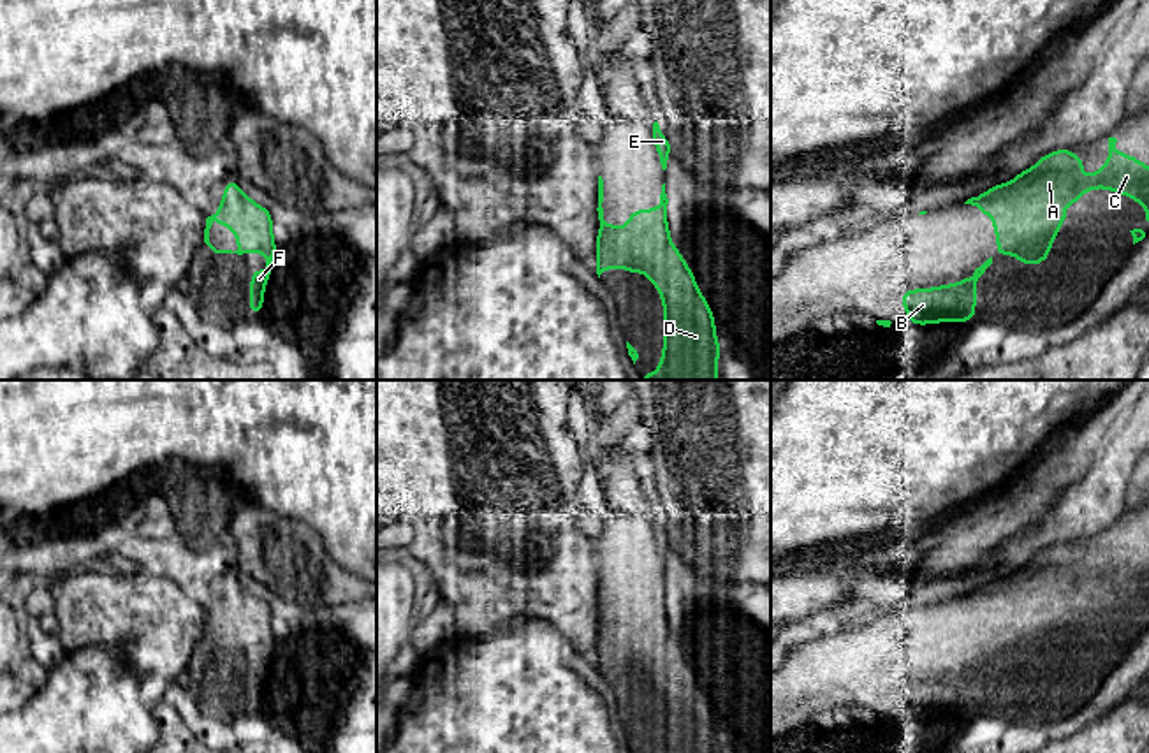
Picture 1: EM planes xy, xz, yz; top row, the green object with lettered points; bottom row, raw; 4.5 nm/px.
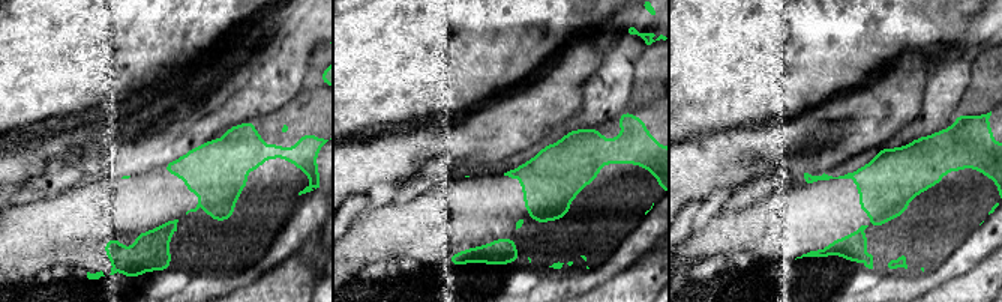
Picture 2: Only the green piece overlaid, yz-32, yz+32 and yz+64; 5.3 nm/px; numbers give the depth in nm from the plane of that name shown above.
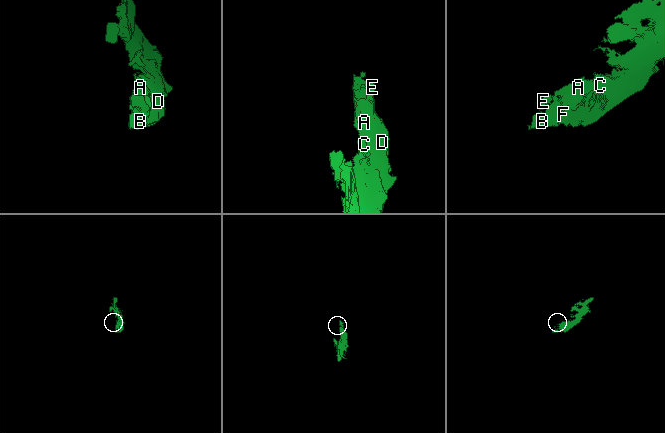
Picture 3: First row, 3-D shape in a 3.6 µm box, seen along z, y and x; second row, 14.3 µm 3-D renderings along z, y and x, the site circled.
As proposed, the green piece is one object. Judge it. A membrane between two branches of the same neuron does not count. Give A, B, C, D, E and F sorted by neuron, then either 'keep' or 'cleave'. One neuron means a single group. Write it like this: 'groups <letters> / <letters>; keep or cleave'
groups A B C D E F; keep

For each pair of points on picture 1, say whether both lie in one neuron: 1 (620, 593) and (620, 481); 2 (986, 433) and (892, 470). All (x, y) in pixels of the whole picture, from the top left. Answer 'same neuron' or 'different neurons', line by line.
1: same neuron
2: same neuron

